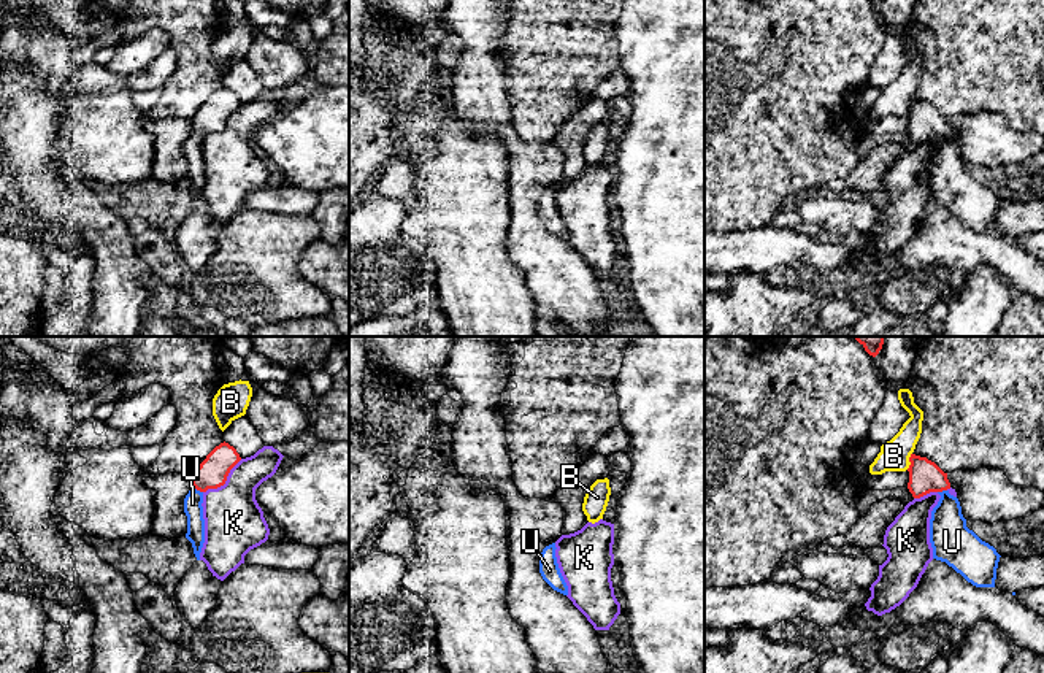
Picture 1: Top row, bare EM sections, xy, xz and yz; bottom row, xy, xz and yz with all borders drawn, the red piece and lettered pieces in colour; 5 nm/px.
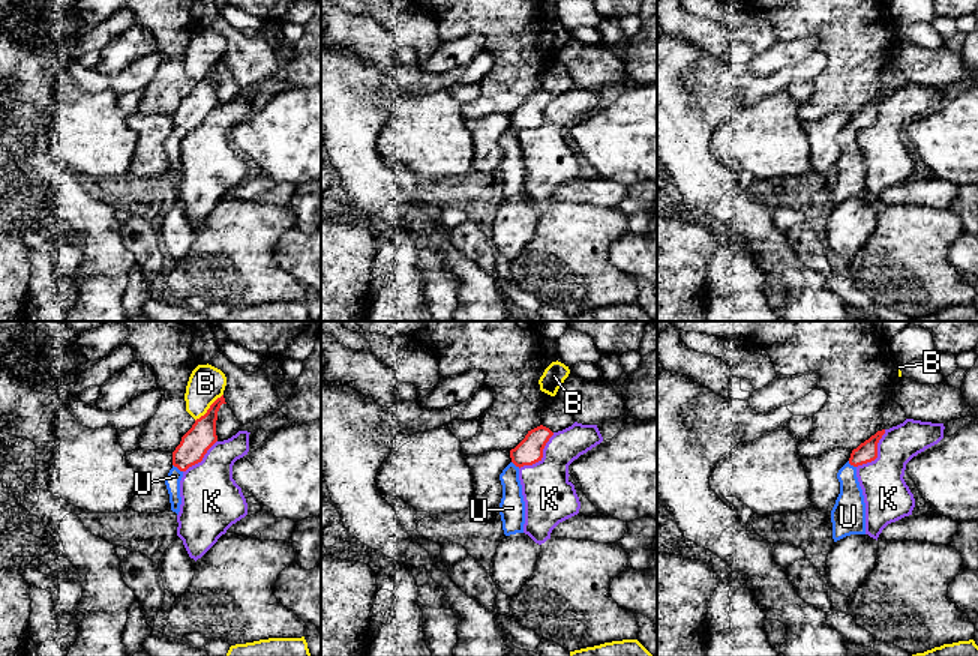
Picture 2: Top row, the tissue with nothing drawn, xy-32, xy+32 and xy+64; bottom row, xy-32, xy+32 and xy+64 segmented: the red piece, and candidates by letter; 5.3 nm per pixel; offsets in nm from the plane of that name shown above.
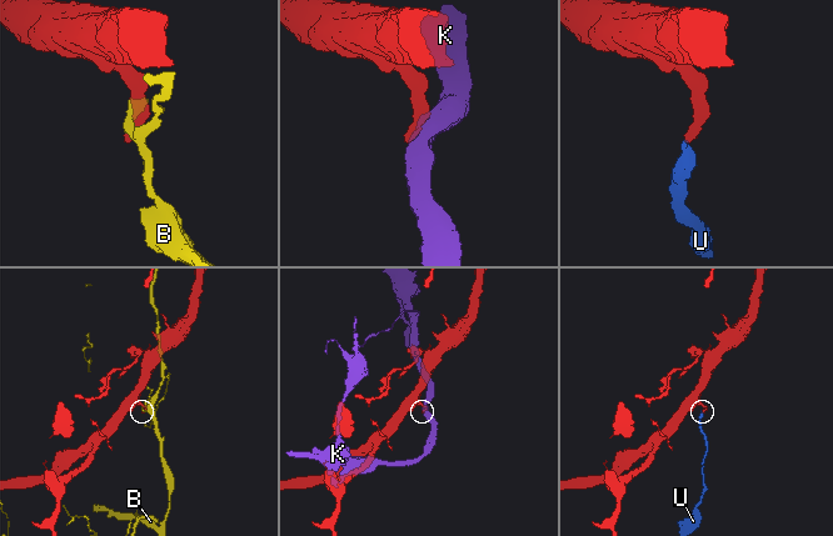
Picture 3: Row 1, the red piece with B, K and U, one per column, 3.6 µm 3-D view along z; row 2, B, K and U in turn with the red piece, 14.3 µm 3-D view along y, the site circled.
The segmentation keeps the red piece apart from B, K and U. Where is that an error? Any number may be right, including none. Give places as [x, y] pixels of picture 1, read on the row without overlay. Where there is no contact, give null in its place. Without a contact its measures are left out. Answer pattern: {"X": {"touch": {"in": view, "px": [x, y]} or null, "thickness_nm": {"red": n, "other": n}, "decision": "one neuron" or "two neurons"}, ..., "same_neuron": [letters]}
{"B": {"touch": {"in": "yz", "px": [909, 105]}, "thickness_nm": {"red": 170, "other": 150}, "decision": "two neurons"}, "K": {"touch": {"in": "xy", "px": [226, 124]}, "thickness_nm": {"red": 150, "other": 300}, "decision": "two neurons"}, "U": {"touch": {"in": "xy", "px": [199, 134]}, "thickness_nm": {"red": 150, "other": 100}, "decision": "one neuron"}, "same_neuron": ["U"]}

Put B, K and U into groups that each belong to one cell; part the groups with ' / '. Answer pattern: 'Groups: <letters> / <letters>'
Groups: B / K / U

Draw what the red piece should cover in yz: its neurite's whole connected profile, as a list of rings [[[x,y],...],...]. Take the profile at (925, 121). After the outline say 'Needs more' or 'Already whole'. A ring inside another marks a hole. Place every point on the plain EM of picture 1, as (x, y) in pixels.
[[[911,98],[909,106],[908,133],[912,141],[941,140],[930,163],[933,203],[946,206],[976,232],[995,232],[1001,200],[966,171],[958,143],[949,138],[947,117],[927,102]]]. Needs more

